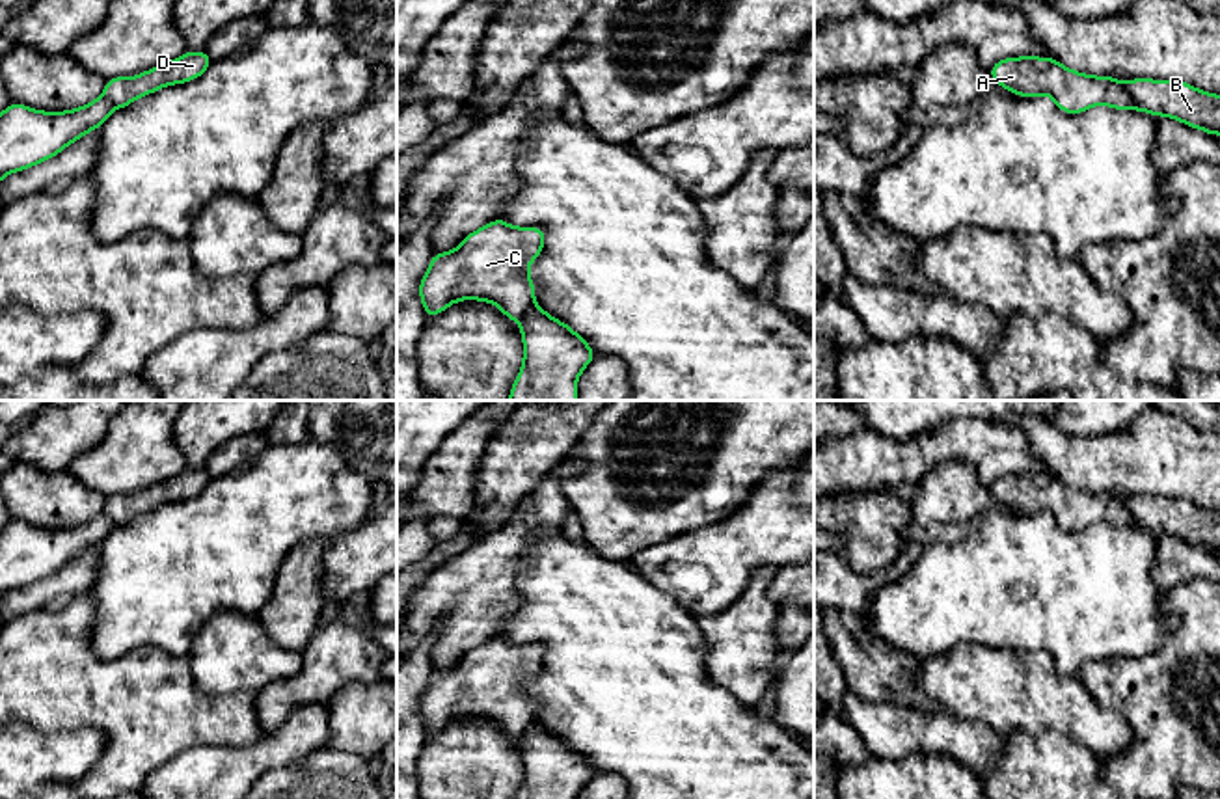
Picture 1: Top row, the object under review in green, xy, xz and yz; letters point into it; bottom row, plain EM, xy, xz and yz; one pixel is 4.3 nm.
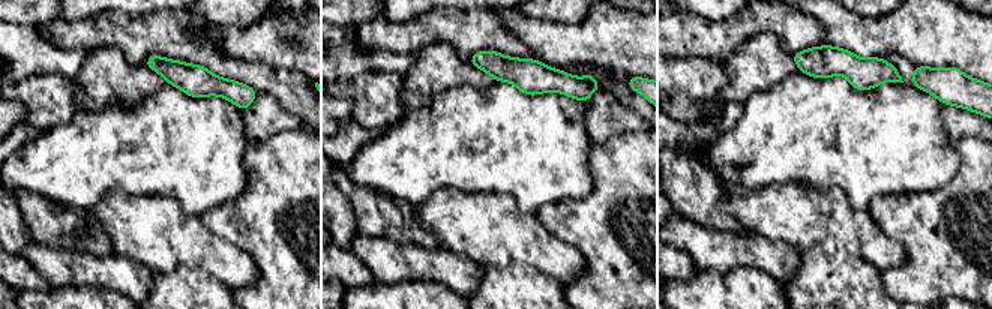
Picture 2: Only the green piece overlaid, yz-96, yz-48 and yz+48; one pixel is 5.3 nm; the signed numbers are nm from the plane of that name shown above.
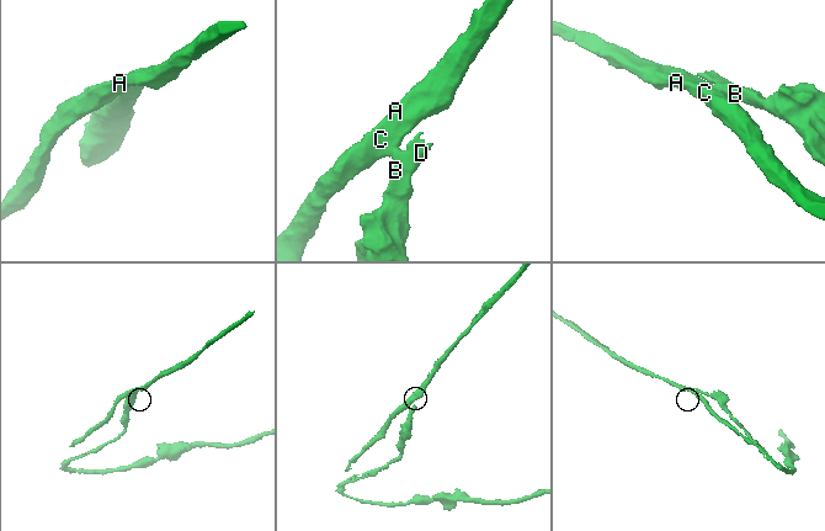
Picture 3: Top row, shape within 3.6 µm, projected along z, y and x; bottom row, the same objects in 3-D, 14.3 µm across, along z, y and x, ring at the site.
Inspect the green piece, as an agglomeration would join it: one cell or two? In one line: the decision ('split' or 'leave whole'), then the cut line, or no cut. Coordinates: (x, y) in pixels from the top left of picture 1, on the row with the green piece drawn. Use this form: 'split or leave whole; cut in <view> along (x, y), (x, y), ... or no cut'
split; cut in yz along (1124, 86), (1140, 108)

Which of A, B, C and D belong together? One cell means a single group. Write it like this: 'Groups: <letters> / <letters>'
Groups: A C / B D

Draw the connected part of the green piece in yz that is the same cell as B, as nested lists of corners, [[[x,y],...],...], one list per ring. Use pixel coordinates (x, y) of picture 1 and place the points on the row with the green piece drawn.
[[[1132,78],[1127,91],[1151,115],[1173,117],[1192,129],[1220,134],[1220,95],[1196,89],[1188,82]]]

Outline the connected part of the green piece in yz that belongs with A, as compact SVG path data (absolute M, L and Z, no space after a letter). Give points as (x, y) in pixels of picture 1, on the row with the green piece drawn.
M1006 58L996 61L989 74L998 86L1021 97L1051 95L1065 114L1080 114L1099 104L1140 110L1118 78L1077 73L1054 58Z

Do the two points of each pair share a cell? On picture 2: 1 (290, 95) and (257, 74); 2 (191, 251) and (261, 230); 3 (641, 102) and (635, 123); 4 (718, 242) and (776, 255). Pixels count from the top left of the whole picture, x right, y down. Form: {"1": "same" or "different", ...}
{"1": "same", "2": "different", "3": "different", "4": "same"}

